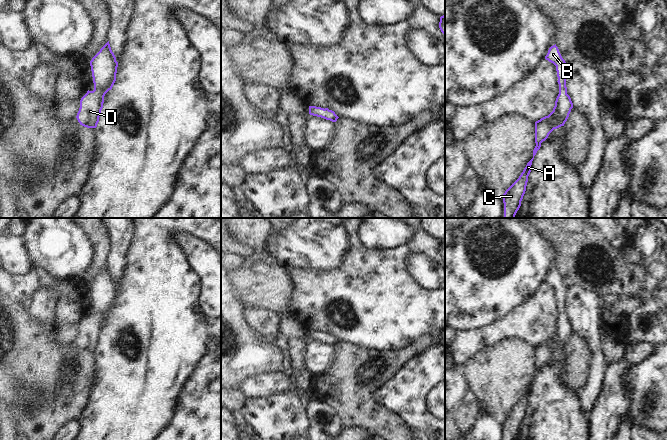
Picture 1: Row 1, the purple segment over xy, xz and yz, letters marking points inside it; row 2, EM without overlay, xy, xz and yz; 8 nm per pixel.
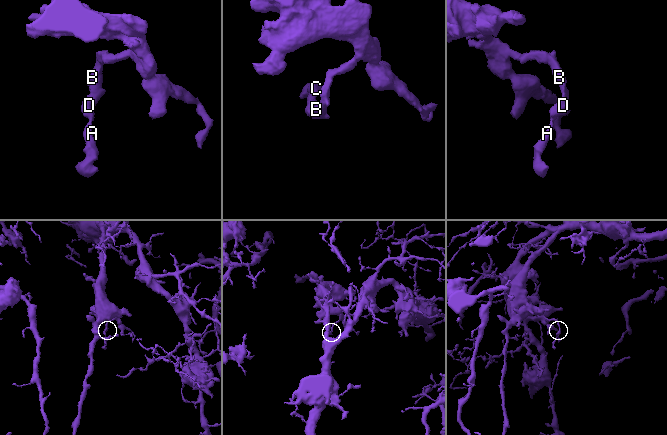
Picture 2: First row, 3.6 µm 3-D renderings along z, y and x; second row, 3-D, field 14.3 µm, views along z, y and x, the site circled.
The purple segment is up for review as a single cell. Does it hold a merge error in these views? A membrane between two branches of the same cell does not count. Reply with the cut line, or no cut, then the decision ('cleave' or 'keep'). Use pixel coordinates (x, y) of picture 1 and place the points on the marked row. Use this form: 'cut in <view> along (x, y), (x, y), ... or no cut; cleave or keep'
no cut; keep

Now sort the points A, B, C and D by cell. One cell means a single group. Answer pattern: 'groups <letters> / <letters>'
groups A B C D

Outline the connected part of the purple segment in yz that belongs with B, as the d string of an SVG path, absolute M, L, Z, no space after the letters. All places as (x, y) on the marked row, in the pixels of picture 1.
M556 44L549 48L548 53L545 56L545 59L548 60L549 62L553 63L556 66L557 77L558 77L557 82L559 84L559 94L556 98L553 111L548 116L545 116L545 117L543 117L540 120L535 122L535 143L536 143L536 146L533 150L533 158L527 163L526 167L524 168L524 170L521 173L521 175L519 176L519 178L503 194L504 218L515 218L515 215L521 206L521 201L522 201L523 196L524 196L525 191L526 191L528 176L531 172L531 165L532 165L532 161L534 159L534 156L536 155L537 151L540 149L541 143L548 138L549 134L554 129L557 129L561 126L564 126L565 122L567 121L567 119L569 117L571 109L573 108L573 103L571 101L570 96L567 94L567 87L566 87L566 77L567 77L568 64L562 58Z

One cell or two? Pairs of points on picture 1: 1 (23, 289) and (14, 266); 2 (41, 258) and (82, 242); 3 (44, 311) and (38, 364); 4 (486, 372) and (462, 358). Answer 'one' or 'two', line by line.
1: two
2: one
3: two
4: two

